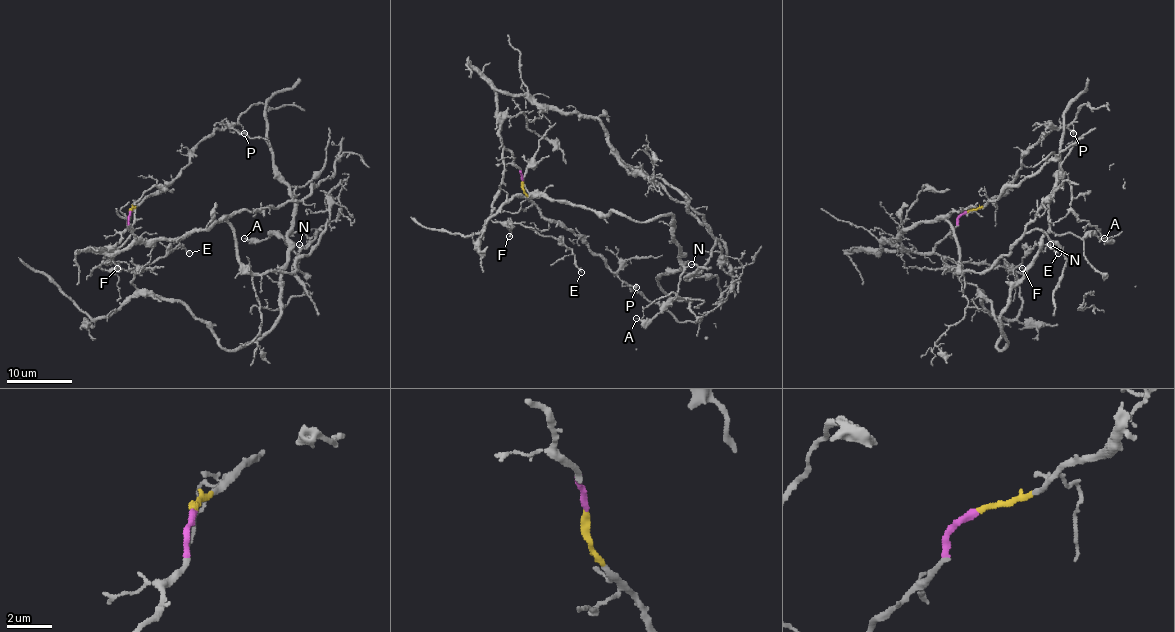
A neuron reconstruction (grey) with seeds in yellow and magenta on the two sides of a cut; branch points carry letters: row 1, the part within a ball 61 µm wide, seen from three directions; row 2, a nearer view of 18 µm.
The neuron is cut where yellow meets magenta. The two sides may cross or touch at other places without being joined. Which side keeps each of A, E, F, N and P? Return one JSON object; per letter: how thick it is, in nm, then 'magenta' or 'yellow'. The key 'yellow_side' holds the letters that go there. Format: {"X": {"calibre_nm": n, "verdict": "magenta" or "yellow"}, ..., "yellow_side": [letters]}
{"A": {"calibre_nm": 180, "verdict": "magenta"}, "E": {"calibre_nm": 160, "verdict": "magenta"}, "F": {"calibre_nm": 130, "verdict": "magenta"}, "N": {"calibre_nm": 90, "verdict": "magenta"}, "P": {"calibre_nm": 140, "verdict": "yellow"}, "yellow_side": ["P"]}

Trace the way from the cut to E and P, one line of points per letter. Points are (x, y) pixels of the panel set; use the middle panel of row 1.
E: (522, 180), (514, 157), (504, 148), (501, 191), (491, 219), (520, 222), (558, 239), (581, 271)
P: (522, 181), (525, 196), (542, 214), (580, 234), (581, 240), (624, 286), (637, 288)

